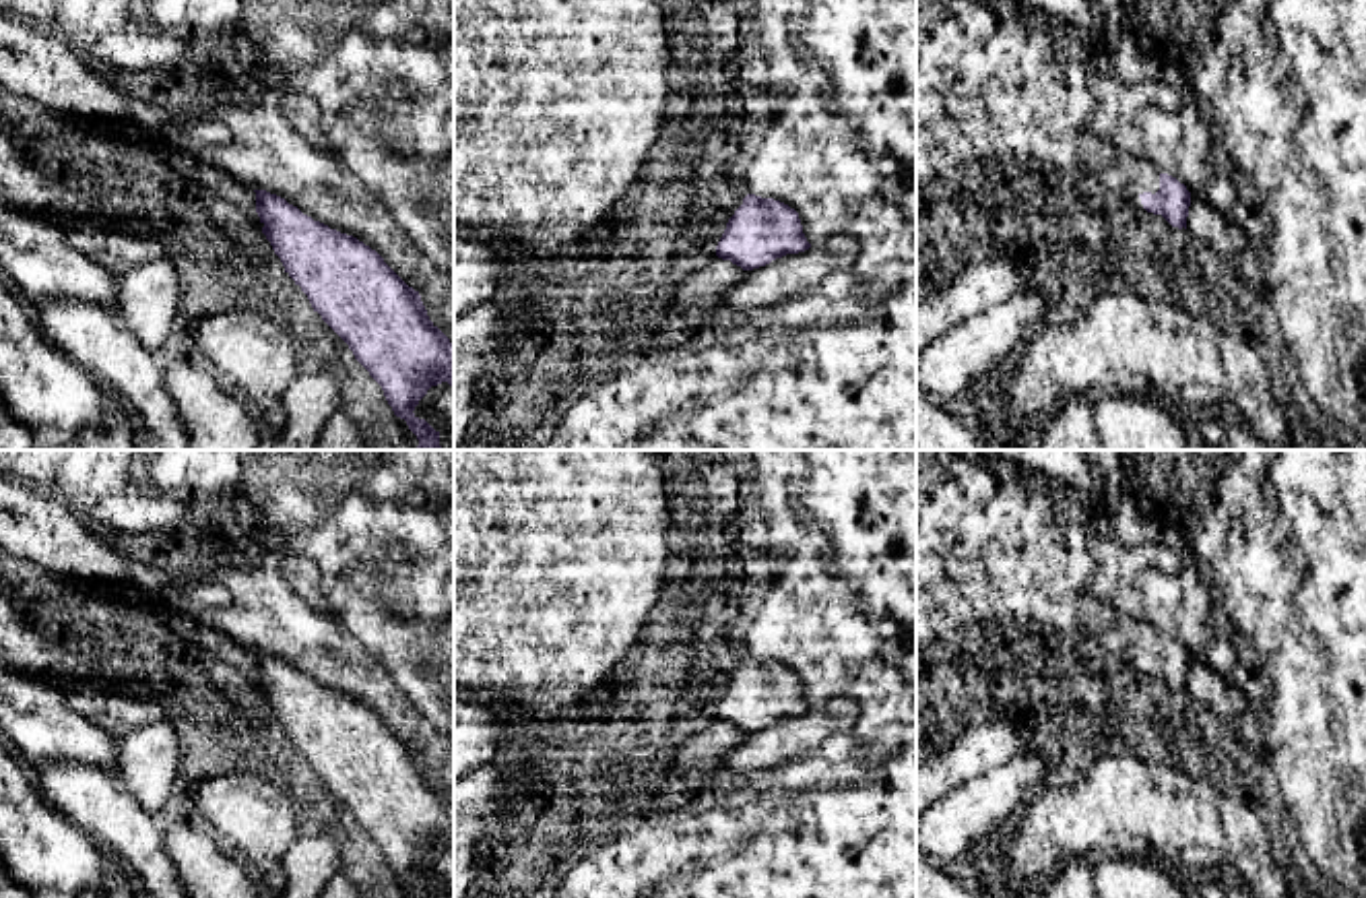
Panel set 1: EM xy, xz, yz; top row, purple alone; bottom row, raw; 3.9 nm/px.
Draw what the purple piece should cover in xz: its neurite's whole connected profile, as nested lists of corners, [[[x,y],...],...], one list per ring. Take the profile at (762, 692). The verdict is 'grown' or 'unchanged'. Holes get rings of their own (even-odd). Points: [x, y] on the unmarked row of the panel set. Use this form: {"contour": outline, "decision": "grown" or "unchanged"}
{"contour": [[[747,656],[728,681],[716,718],[743,733],[753,733],[809,710],[794,671],[774,661]]], "decision": "unchanged"}

